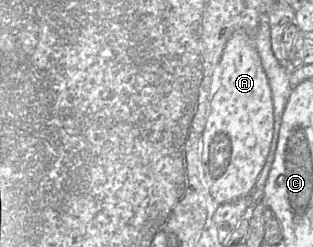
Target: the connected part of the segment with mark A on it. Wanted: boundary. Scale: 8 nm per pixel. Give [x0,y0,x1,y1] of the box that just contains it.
[202,32,274,205]

